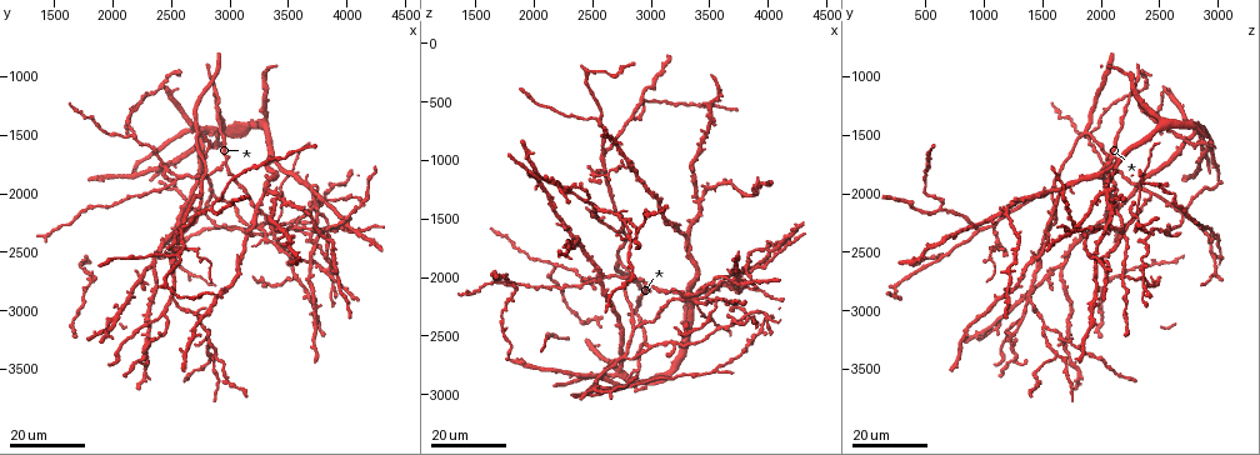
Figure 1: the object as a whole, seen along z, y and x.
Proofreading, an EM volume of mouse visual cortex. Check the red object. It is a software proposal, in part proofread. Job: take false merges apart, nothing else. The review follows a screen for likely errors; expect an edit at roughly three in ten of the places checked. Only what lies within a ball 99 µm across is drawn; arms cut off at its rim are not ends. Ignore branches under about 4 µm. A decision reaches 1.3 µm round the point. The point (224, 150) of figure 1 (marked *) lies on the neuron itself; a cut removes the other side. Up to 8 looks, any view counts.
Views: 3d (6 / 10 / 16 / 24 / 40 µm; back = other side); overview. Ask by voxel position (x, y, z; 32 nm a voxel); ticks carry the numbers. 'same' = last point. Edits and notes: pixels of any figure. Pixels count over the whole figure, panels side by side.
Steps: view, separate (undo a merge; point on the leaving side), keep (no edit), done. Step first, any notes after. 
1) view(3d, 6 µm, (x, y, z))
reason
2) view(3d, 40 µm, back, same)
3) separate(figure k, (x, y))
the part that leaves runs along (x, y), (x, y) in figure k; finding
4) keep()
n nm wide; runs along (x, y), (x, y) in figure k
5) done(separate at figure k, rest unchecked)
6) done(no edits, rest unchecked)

view(3d, 16 µm, (3300, 2380, 2160))
side arm on a straight run

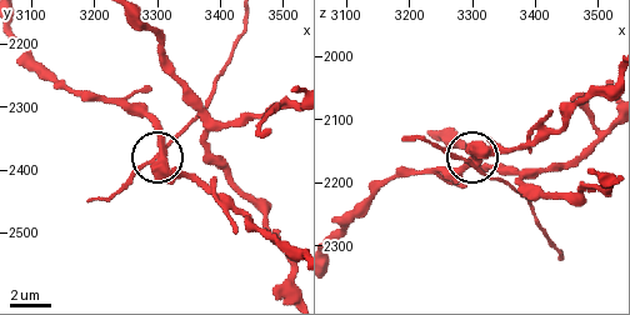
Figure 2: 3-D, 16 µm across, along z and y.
view(3d, 6 µm, same)
closer look

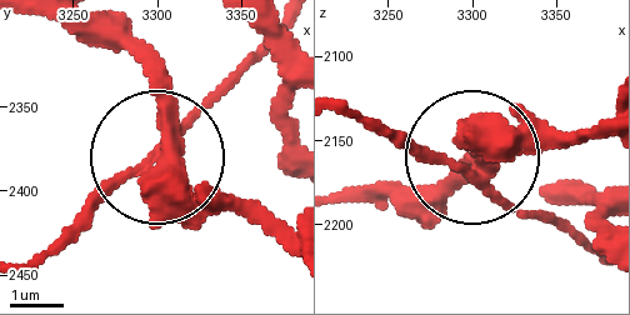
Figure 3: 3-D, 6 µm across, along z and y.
separate(figure 3, (110, 180))
3 arms; a second neuron is stuck on

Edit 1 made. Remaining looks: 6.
view(3d, 16 µm, (2640, 2360, 2980))
thin arm on a thick one

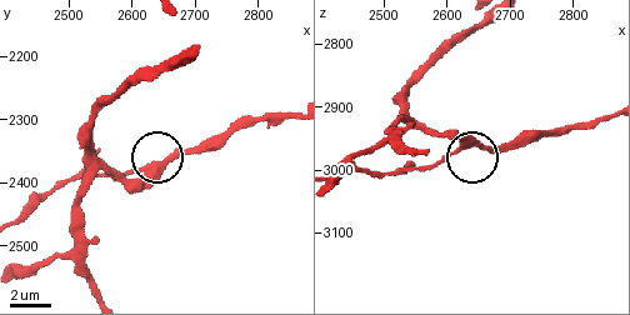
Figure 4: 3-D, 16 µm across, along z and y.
view(3d, 10 µm, (2630, 2380, 2960))

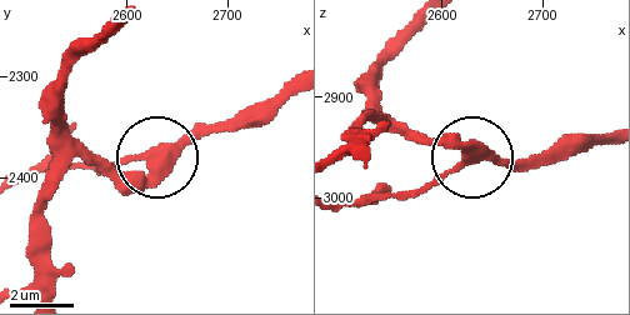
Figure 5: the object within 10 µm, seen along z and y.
separate(figure 5, (430, 188))
3 arms; the part that leaves runs along (465, 161), (404, 194), (339, 201) in figure 5; a second neuron is stuck on

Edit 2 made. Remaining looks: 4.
view(3d, 16 µm, (3580, 2720, 2220))
branch point

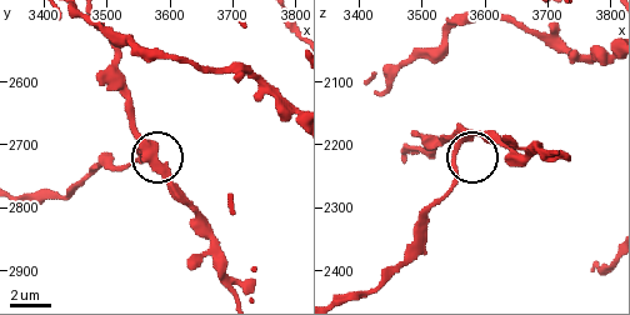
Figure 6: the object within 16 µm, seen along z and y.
view(3d, 6 µm, (3565, 2710, 2195))

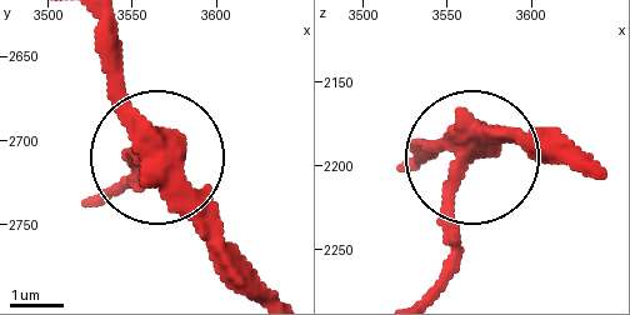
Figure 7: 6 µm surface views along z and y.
separate(figure 7, (129, 178))
the part that leaves runs along (466, 163), (454, 253), (426, 293) in figure 7; a second neuron is stuck on

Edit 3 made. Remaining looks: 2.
done(separate at figure 3, separate at figure 5, separate at figure 7, rest unchecked)

